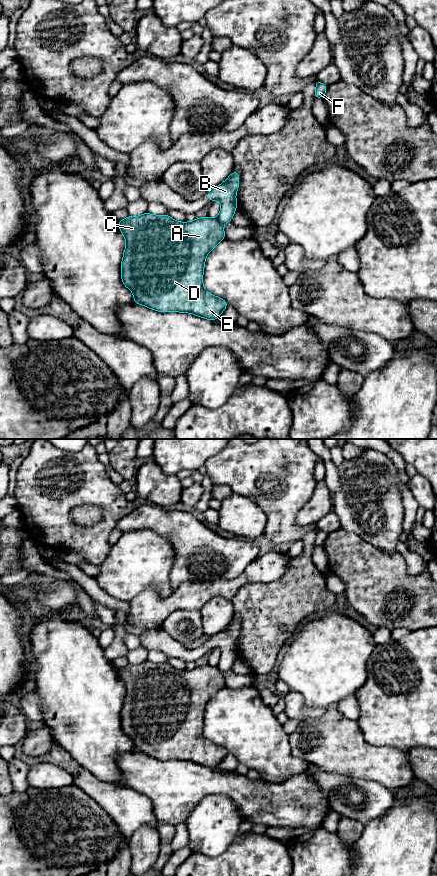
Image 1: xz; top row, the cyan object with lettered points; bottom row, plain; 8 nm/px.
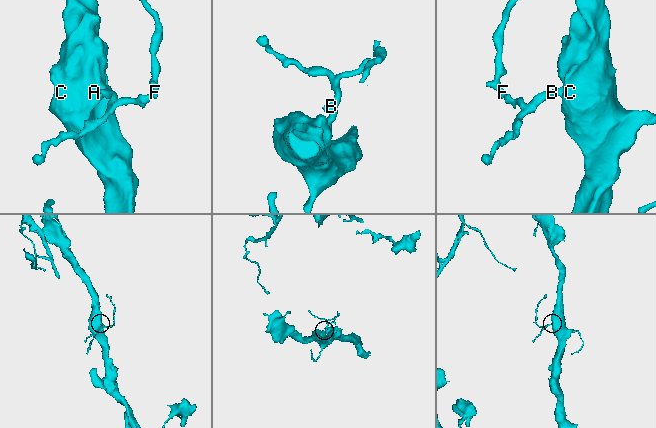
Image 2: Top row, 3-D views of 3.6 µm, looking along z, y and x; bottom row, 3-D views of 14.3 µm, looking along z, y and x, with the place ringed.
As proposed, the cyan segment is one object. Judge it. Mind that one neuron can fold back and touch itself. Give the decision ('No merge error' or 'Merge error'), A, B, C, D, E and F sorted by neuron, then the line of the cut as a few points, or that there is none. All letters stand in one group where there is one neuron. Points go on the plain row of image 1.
Merge error. Groups: A C D E / B F. Split along xz (217, 665), (222, 672)

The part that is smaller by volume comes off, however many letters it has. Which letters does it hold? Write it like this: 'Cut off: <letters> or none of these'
Cut off: B, F

